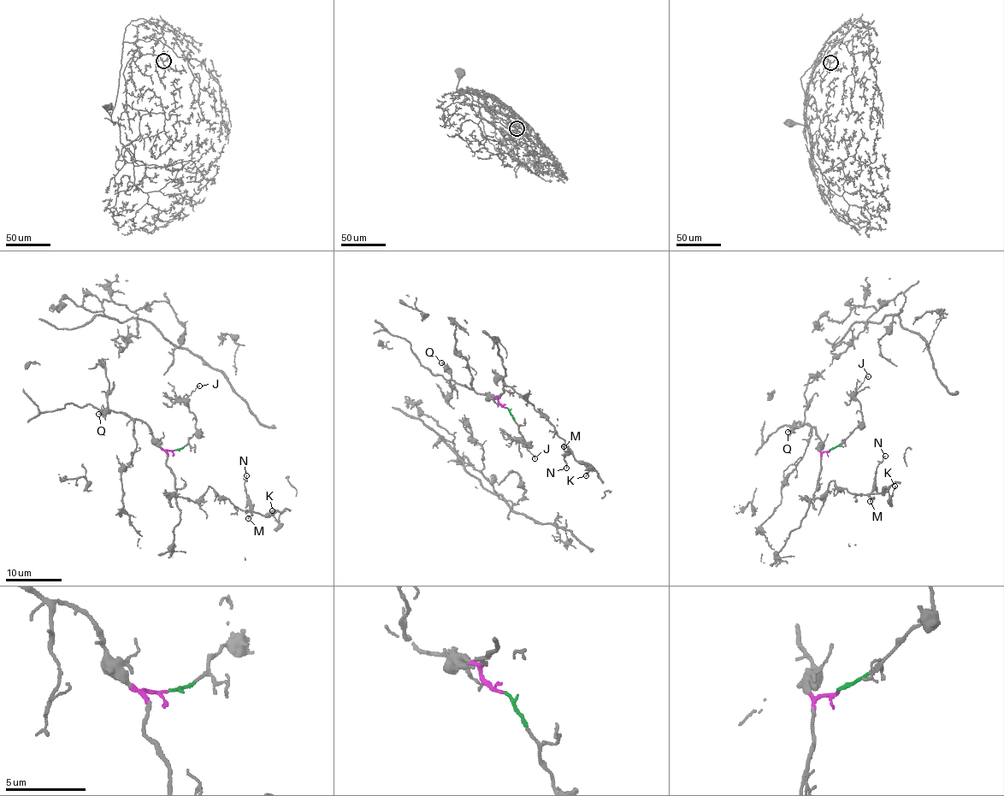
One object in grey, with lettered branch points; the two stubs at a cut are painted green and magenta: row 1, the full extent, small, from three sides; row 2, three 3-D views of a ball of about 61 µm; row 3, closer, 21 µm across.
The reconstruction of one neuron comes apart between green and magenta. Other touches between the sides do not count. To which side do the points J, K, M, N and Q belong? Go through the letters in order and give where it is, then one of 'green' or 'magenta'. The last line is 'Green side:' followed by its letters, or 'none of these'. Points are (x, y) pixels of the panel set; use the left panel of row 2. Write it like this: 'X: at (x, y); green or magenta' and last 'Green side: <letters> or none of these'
J: at (199, 386); green
K: at (272, 510); magenta
M: at (248, 518); magenta
N: at (246, 475); magenta
Q: at (98, 414); magenta
Green side: J

